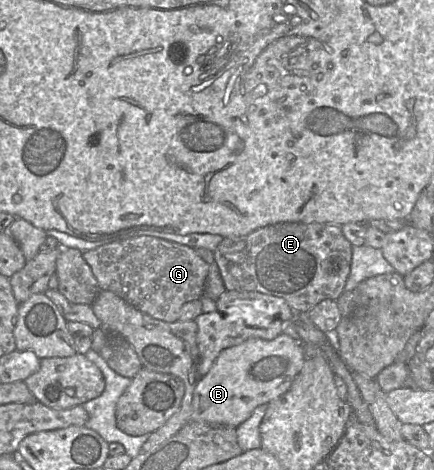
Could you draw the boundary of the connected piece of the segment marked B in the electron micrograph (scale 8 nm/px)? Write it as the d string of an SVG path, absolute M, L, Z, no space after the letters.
M281 333L272 340L250 338L222 350L209 372L199 377L192 401L192 420L237 427L254 409L284 394L305 362L302 343Z

